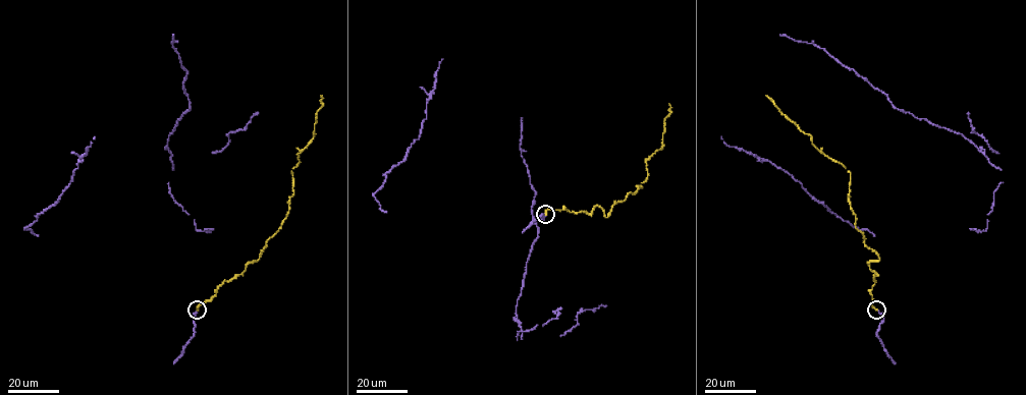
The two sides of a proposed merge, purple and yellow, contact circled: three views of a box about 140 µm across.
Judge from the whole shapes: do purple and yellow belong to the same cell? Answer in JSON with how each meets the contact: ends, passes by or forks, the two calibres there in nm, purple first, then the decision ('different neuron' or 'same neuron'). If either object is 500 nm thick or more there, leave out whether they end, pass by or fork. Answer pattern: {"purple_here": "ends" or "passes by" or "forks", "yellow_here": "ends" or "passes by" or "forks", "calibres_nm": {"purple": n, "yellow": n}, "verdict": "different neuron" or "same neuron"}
{"purple_here": "ends", "yellow_here": "ends", "calibres_nm": {"purple": 180, "yellow": 240}, "verdict": "same neuron"}

